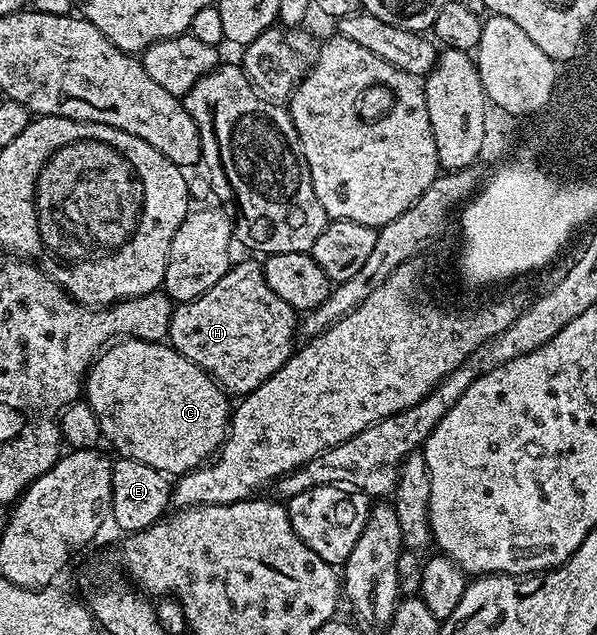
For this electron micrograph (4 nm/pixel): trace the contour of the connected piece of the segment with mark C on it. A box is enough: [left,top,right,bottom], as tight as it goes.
[83,339,231,475]

